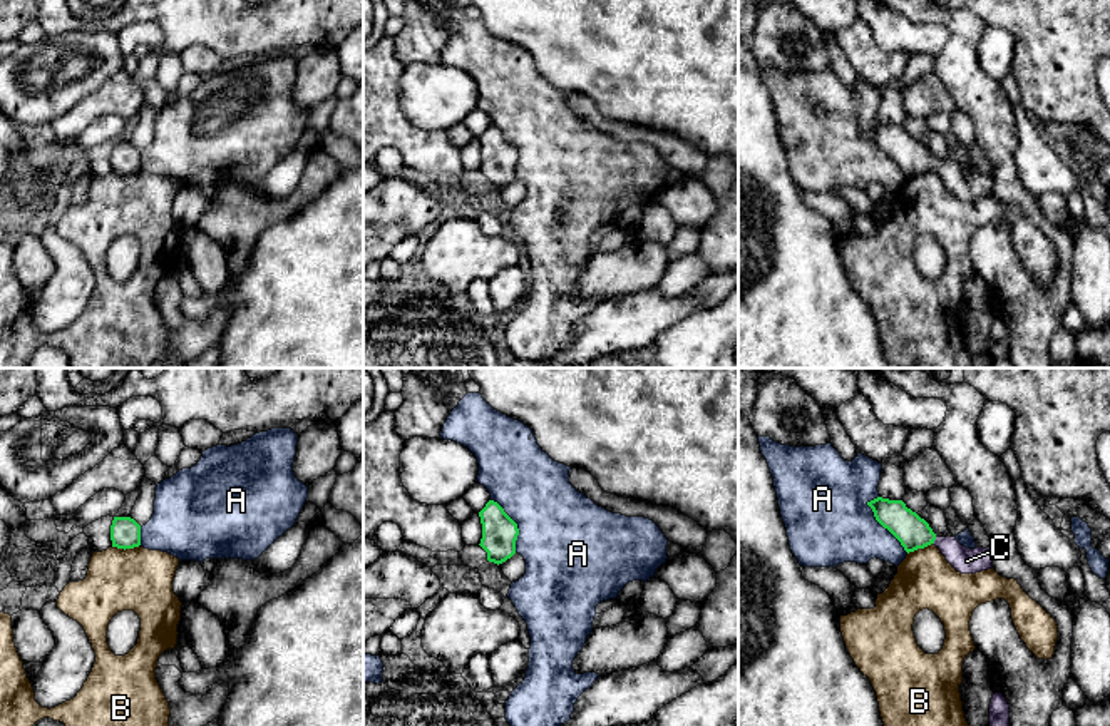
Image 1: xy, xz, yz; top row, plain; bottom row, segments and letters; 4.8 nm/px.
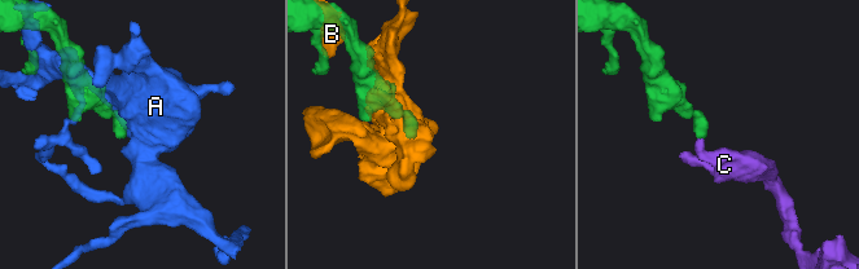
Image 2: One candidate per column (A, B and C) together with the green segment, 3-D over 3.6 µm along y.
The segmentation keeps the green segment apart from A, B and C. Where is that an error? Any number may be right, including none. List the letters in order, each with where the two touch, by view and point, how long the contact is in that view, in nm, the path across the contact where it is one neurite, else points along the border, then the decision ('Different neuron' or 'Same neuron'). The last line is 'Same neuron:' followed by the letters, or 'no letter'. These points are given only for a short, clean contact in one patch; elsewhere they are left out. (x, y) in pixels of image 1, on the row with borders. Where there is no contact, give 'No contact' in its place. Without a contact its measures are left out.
A: Touches green at yz (884, 527). Shared border 320 nm. Different neuron
B: Touches green at xy (126, 547). Shared border 140 nm. Different neuron
C: Touches green at yz (935, 539). Shared border 40 nm. Path across: yz (913, 532), (935, 539), (966, 561). Same neuron
Same neuron: C

